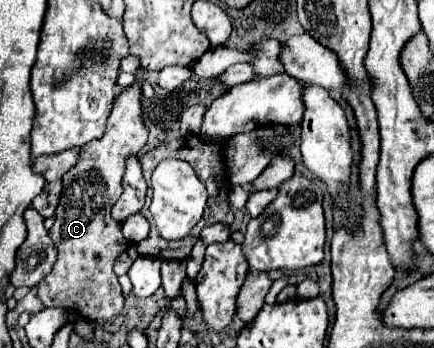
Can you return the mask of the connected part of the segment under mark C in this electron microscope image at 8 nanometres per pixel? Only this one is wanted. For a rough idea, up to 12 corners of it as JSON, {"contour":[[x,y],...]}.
{"contour":[[143,76],[115,98],[103,138],[63,176],[39,284],[45,308],[123,312],[113,262],[129,248],[111,208],[147,142]]}

